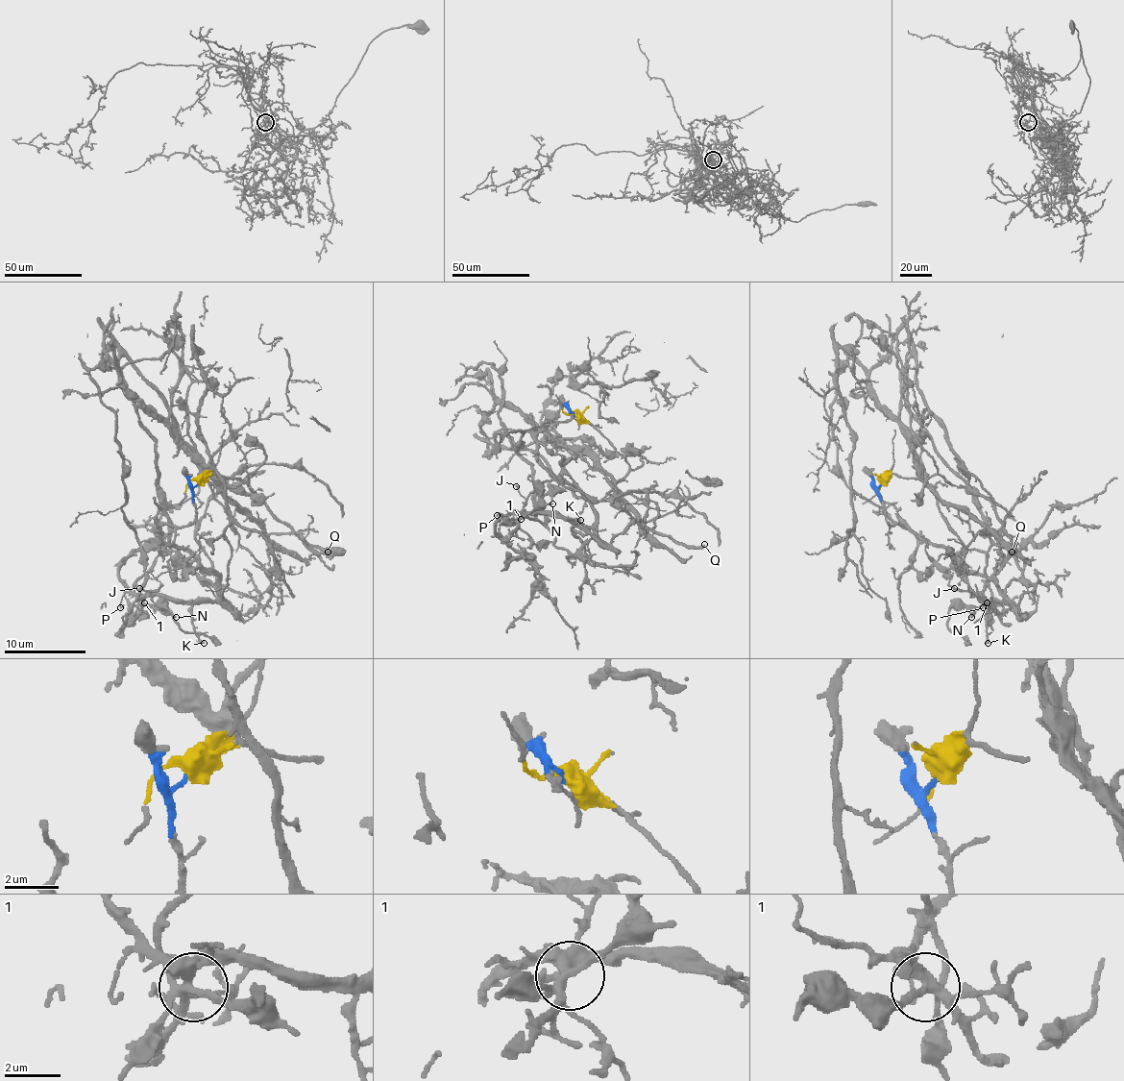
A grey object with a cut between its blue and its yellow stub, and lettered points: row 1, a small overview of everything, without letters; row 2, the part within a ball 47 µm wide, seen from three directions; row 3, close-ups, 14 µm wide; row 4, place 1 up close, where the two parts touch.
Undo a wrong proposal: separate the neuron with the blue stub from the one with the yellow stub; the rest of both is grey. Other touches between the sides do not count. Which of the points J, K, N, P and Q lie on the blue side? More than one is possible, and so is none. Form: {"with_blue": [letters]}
{"with_blue": ["J", "K", "P"]}

